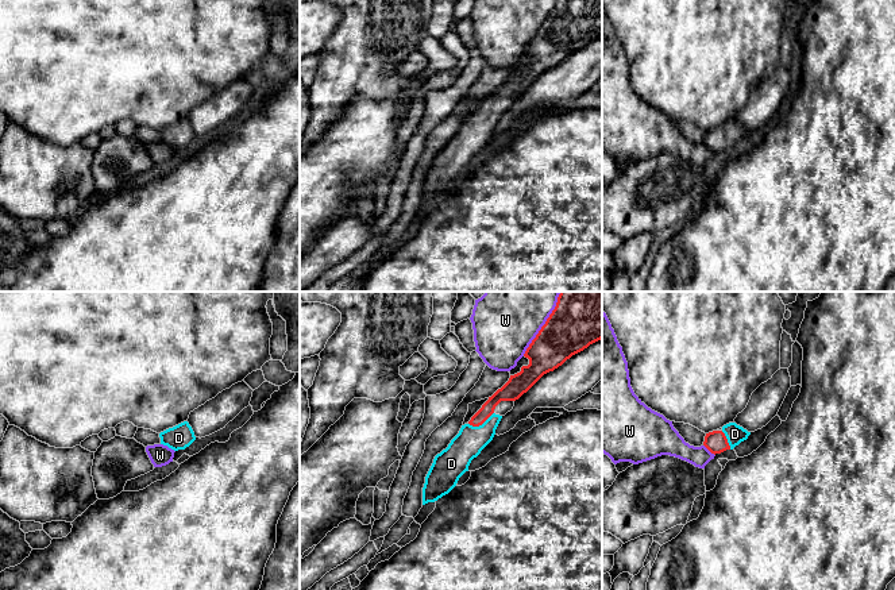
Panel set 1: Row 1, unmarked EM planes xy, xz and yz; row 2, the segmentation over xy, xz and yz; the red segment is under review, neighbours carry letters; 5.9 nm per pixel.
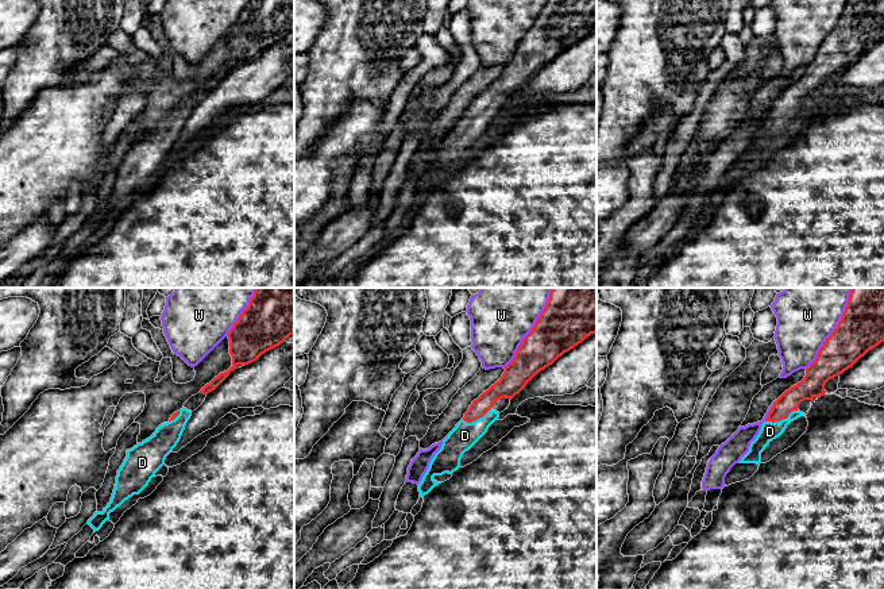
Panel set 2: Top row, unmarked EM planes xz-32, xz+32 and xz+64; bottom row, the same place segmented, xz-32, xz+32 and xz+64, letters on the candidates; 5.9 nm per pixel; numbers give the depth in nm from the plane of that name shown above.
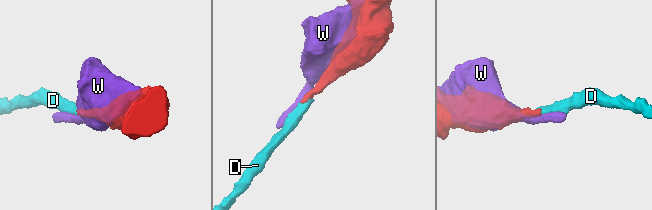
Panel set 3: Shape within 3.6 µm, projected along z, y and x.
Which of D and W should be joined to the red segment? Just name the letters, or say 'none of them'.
D

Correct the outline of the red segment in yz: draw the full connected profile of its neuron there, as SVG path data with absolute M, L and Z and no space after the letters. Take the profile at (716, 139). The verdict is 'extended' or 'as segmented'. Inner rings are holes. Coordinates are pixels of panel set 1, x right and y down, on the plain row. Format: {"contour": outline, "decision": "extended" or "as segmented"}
{"contour": "M729 120L721 128L706 131L703 143L715 153L726 147L733 147L741 139L747 138L749 132L751 130L742 124L736 120Z", "decision": "extended"}

